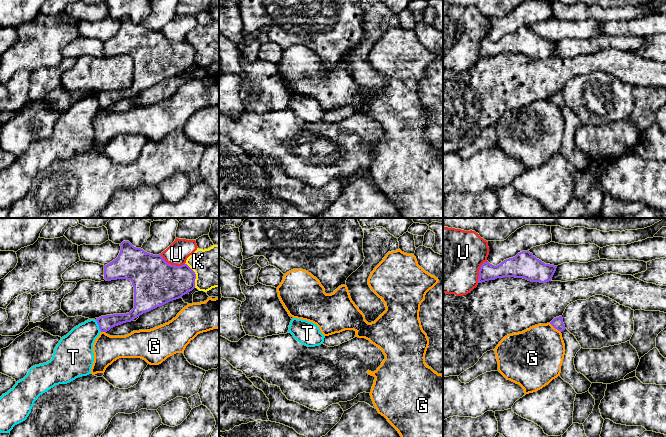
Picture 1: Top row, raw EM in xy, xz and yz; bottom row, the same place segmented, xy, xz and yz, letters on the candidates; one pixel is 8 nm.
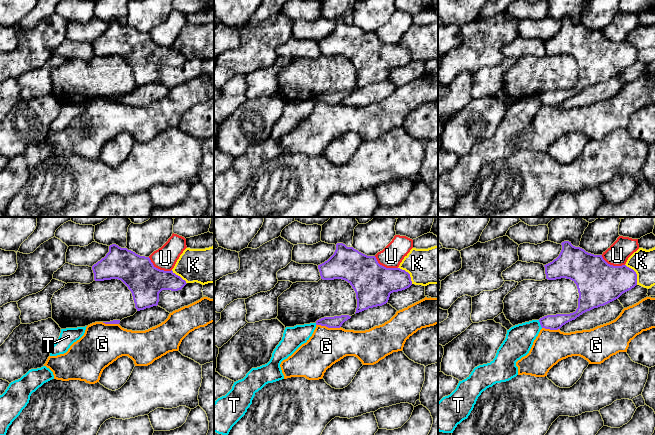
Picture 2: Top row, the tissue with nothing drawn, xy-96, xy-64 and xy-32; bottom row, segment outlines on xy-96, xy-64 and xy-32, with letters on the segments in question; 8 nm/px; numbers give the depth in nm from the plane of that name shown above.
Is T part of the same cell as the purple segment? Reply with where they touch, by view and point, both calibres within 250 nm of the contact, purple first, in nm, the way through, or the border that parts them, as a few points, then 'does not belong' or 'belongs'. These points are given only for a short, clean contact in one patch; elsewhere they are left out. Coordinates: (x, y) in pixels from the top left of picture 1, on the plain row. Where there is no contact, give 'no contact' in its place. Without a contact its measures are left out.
xy (99, 102) | 120/260 nm | along xy (95, 96), (101, 107) | does not belong

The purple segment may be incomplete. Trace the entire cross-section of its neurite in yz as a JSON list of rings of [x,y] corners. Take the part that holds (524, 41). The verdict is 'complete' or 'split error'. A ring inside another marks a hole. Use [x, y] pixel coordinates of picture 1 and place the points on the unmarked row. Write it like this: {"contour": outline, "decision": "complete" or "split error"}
{"contour": [[[522,27],[494,42],[484,38],[479,46],[478,59],[497,54],[515,53],[531,58],[545,59],[551,57],[557,42],[545,40],[529,27]]], "decision": "complete"}

